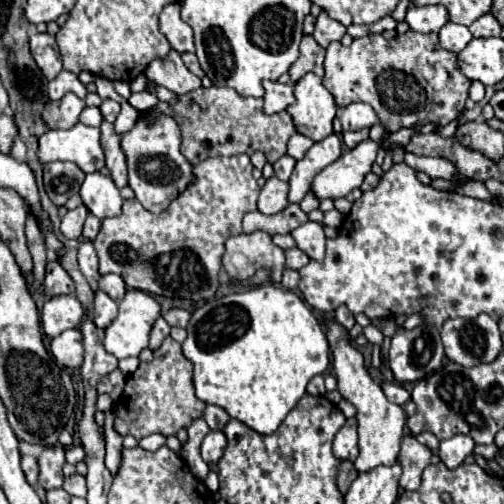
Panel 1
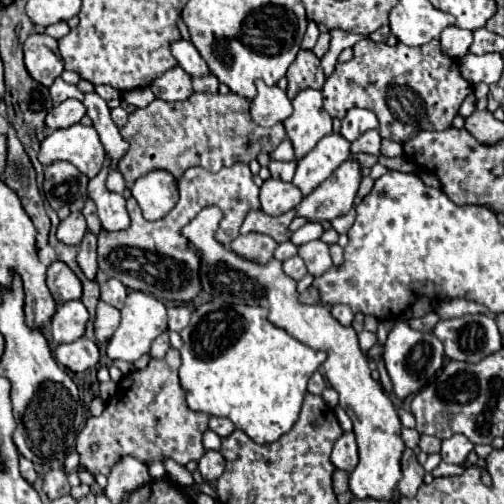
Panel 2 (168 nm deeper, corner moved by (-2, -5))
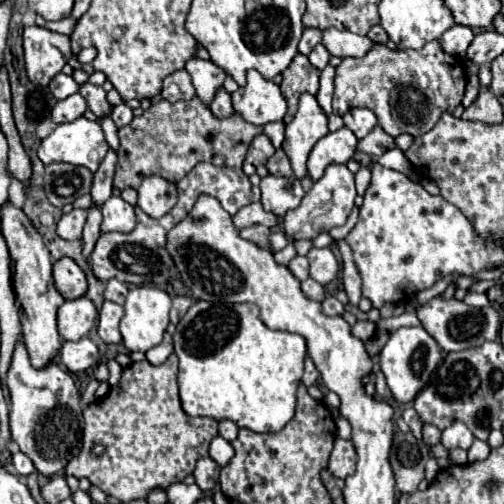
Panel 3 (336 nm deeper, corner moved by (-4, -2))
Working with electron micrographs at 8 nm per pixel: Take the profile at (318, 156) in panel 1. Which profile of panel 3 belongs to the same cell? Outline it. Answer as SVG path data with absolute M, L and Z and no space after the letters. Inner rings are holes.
M346 126L336 132L328 132L324 138L316 142L308 156L308 176L316 182L324 174L326 166L346 164L356 152L356 144L358 138Z

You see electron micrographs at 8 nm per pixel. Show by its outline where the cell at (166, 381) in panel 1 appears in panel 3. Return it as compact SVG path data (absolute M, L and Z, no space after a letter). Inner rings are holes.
M172 354L164 364L152 366L150 362L132 362L122 370L122 378L118 390L112 390L96 404L90 404L84 410L84 446L78 458L74 458L66 466L66 476L88 478L92 486L98 486L108 496L118 502L130 502L136 498L148 498L154 488L166 490L174 482L182 482L186 476L194 472L198 458L208 456L208 446L212 438L218 434L218 422L214 418L192 418L180 408L178 386L178 356ZM94 444L104 446L104 454L96 456L92 452Z

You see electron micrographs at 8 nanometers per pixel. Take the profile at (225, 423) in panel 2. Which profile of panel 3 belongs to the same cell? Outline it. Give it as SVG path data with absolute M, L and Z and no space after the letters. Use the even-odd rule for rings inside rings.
M222 420L218 430L220 430L220 436L226 438L228 442L234 442L236 436L238 436L238 426L236 426L232 420Z

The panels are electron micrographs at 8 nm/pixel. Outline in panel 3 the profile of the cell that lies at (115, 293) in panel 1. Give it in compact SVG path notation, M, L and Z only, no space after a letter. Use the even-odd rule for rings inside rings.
M116 278L108 280L106 284L106 292L104 292L104 298L110 300L110 302L116 302L116 304L124 304L124 298L128 294L128 286Z

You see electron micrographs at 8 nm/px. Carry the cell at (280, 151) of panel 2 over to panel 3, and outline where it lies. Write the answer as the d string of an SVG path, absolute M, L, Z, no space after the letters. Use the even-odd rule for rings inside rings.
M270 122L264 126L264 134L272 140L274 148L280 148L284 142L284 122Z

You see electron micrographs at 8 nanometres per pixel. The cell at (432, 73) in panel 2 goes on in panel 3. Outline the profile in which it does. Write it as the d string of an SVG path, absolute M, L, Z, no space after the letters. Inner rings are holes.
M438 40L428 42L420 50L390 50L388 46L376 44L364 58L344 58L340 66L336 68L336 90L334 90L334 114L344 116L348 110L364 106L370 108L378 124L390 134L390 136L400 136L400 134L412 134L420 136L428 130L434 128L434 124L440 120L442 112L454 112L454 108L462 102L464 96L464 86L466 86L466 70L464 70L464 60L458 56L446 54Z

